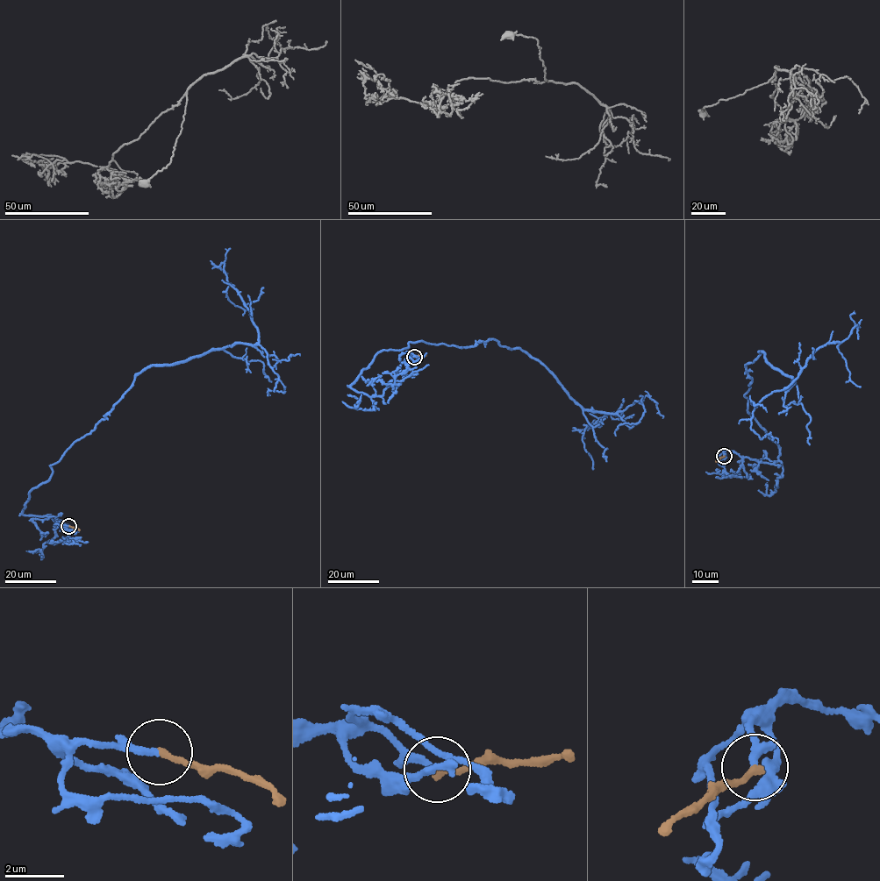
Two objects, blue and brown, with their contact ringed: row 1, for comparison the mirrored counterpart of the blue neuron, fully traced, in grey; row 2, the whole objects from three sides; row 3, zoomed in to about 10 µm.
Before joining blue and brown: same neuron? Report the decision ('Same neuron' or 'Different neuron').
Same neuron

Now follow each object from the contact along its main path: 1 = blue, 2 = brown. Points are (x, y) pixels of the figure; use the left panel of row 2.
1: (68, 526), (23, 514), (50, 465), (142, 372), (258, 343), (230, 285), (228, 300), (253, 309)
2: (68, 526), (79, 530)

